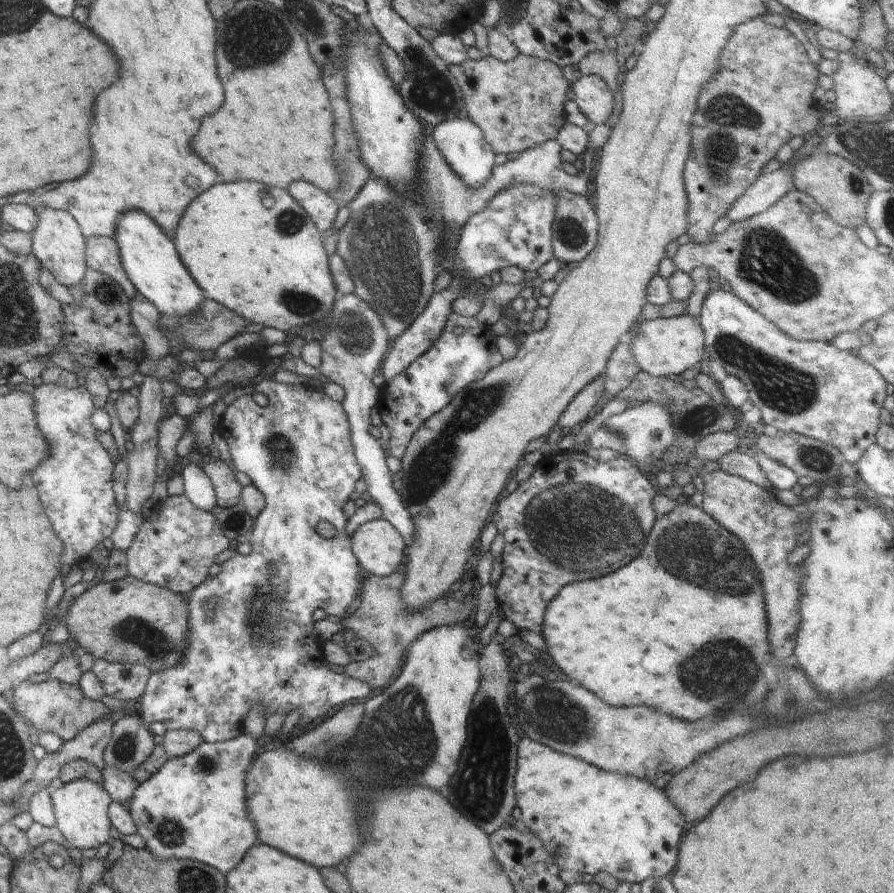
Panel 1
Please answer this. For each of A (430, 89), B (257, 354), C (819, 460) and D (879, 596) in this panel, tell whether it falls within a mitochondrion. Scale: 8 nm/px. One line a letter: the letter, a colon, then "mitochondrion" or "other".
A: mitochondrion
B: other
C: mitochondrion
D: other

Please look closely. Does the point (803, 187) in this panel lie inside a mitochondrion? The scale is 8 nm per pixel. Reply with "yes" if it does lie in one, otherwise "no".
no

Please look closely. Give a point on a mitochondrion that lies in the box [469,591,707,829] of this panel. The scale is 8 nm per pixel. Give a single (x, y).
(549, 711)

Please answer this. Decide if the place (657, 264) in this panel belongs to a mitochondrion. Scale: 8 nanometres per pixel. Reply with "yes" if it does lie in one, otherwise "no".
no

